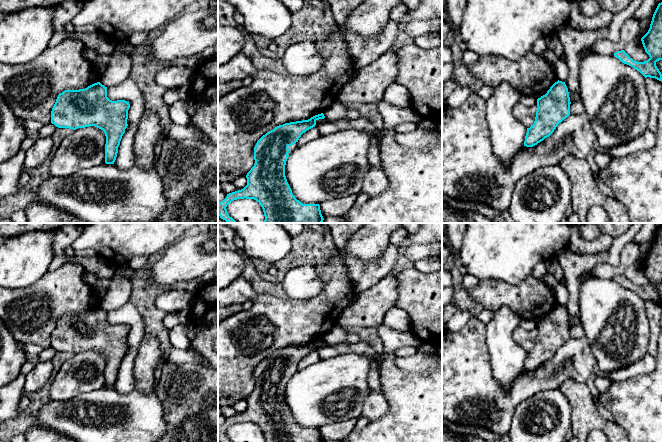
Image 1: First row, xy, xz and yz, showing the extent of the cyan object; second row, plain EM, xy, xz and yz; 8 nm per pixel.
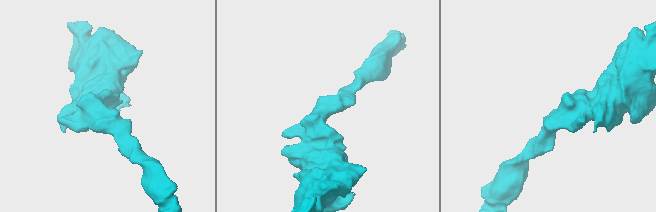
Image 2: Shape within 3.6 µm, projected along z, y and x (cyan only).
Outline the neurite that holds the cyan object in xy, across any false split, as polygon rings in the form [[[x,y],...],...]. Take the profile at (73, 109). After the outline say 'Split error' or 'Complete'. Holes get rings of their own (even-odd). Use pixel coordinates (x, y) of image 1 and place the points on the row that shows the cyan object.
[[[100,82],[85,89],[60,93],[51,111],[51,123],[58,128],[76,130],[95,126],[106,136],[105,163],[114,164],[118,147],[127,128],[129,102],[112,101]]]. Complete

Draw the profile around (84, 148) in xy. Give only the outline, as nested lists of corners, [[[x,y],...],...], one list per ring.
[[[95,126],[74,130],[60,143],[50,163],[50,173],[70,177],[80,170],[105,164],[105,144],[104,131]]]

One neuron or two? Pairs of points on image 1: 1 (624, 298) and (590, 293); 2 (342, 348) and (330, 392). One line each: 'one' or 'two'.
1: one
2: two

